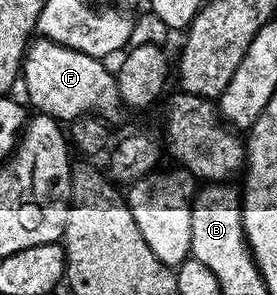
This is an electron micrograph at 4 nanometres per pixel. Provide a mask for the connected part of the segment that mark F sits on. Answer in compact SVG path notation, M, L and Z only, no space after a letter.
M43 36L33 37L28 43L22 67L22 86L24 82L24 90L28 93L27 105L32 105L35 113L55 118L61 124L72 123L84 114L111 120L122 103L115 73L104 66L107 65L94 56L86 56Z

